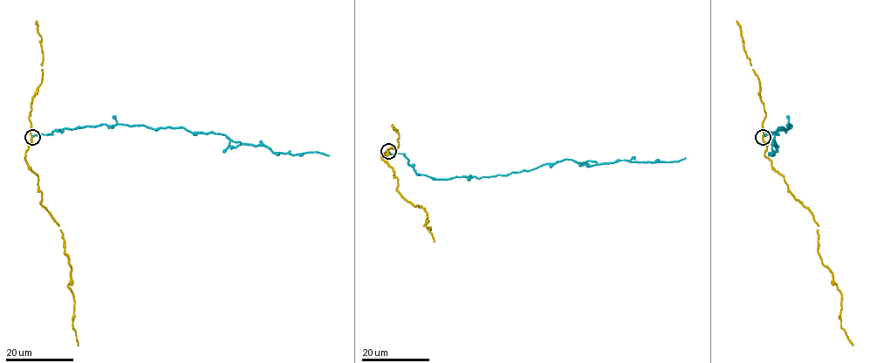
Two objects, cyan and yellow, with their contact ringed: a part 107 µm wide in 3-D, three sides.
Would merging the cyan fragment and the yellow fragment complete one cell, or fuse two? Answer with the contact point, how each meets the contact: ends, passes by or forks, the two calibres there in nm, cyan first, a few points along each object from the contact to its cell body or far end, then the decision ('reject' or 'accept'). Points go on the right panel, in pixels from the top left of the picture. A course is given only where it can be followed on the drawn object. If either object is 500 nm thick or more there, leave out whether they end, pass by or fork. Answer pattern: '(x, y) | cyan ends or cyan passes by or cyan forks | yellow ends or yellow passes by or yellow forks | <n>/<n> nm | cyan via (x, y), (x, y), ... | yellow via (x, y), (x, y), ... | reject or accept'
(763, 137) | cyan ends | yellow passes by | 200/160 nm | cyan via (763, 137), (791, 126), (770, 132), (776, 144), (771, 147), (774, 155), (769, 156) | yellow via (763, 137), (764, 155), (818, 226), (818, 255), (841, 294), (840, 327), (853, 345) | reject

